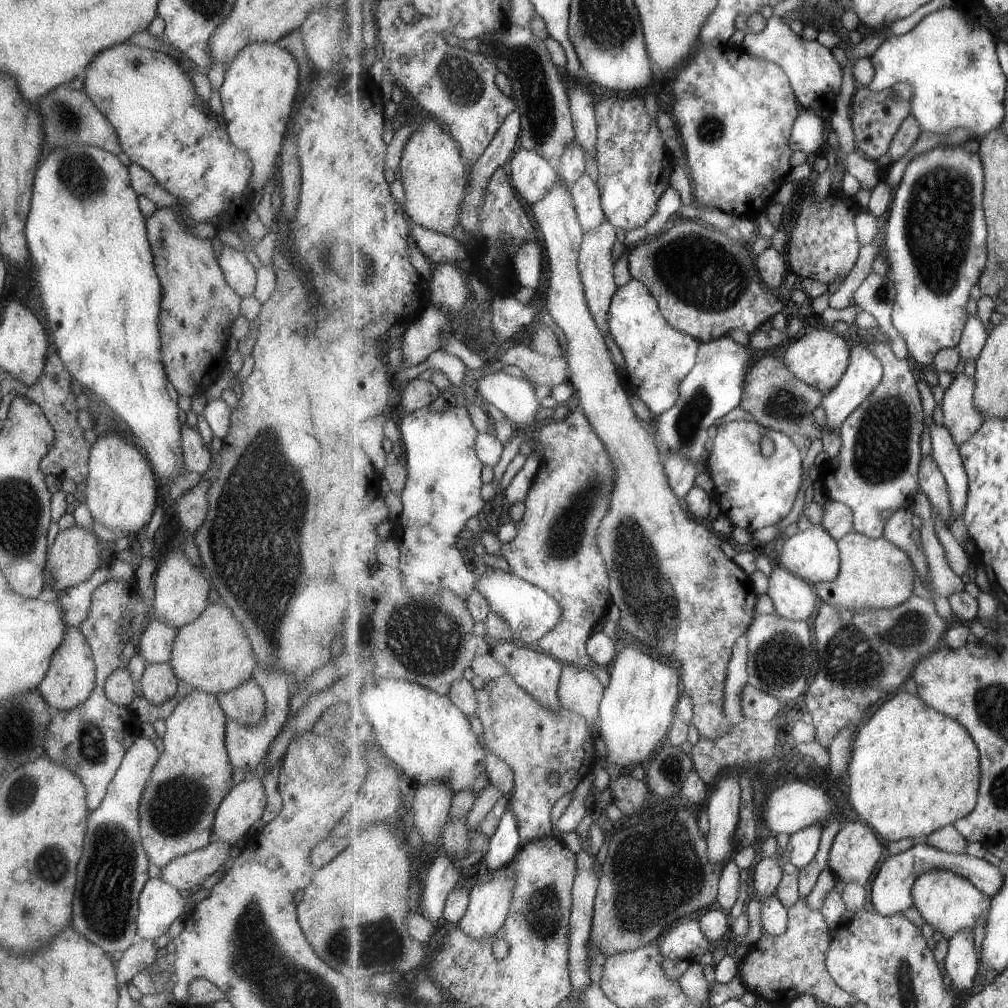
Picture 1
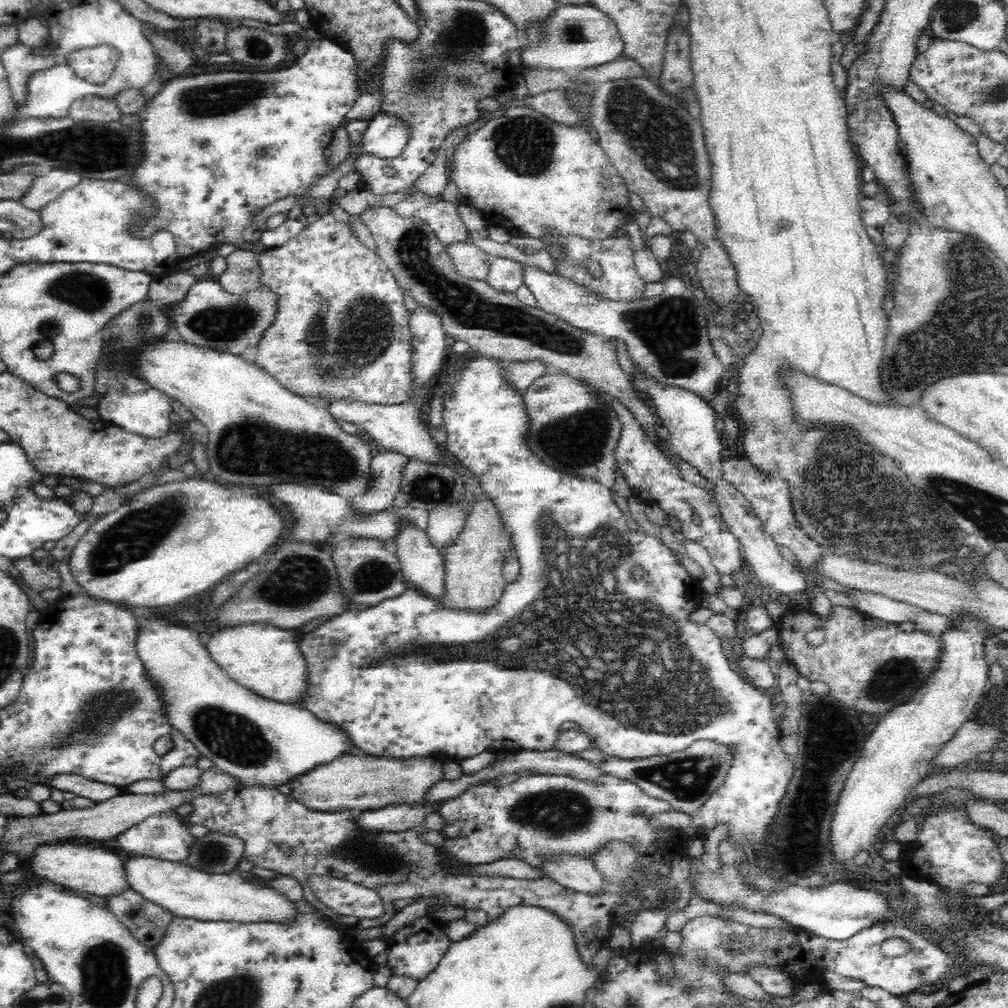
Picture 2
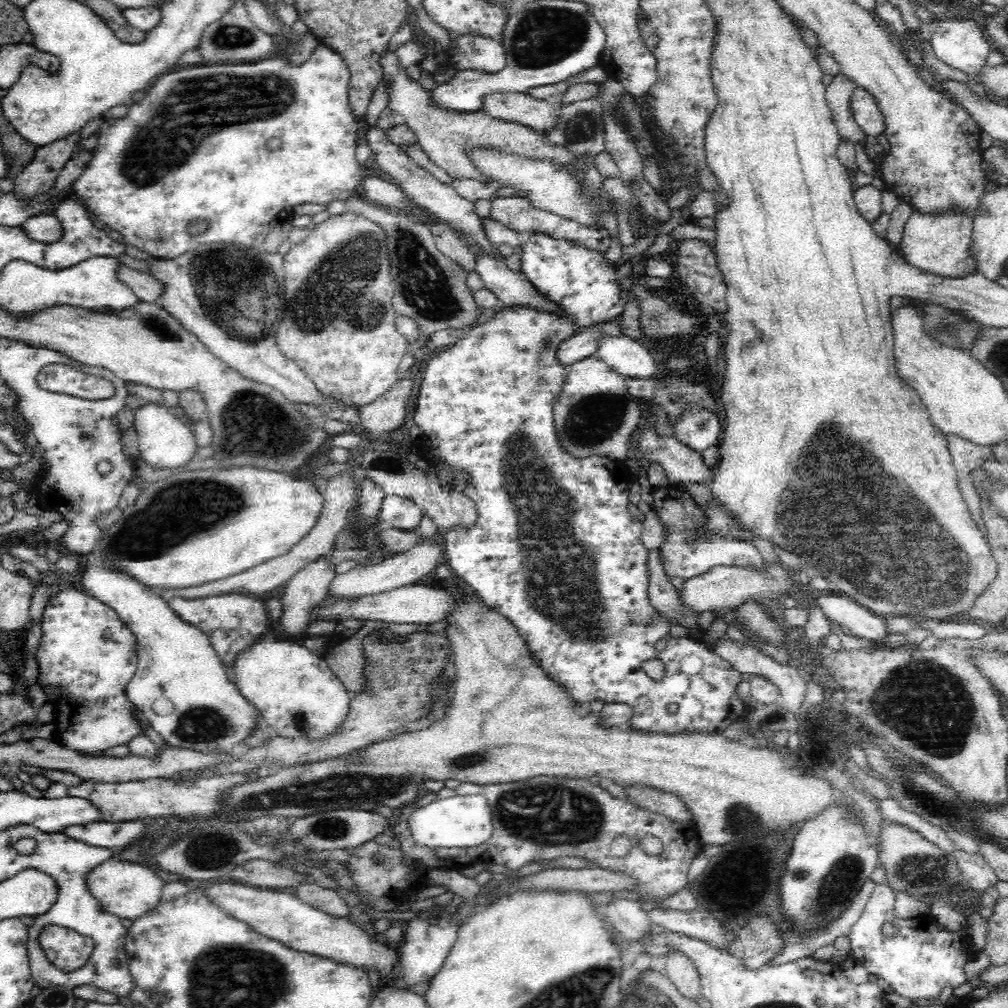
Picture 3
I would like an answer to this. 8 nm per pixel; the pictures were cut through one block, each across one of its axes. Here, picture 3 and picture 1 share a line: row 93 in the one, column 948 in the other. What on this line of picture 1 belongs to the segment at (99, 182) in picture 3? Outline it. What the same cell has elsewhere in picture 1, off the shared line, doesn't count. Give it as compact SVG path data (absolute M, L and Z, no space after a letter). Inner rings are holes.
M963 145L937 146L927 152L914 156L903 172L902 179L895 191L894 202L890 210L885 228L885 257L888 266L894 271L892 279L896 284L897 296L893 309L893 324L905 337L911 357L919 364L931 366L936 359L937 353L946 348L958 347L965 332L965 326L969 322L970 312L968 304L971 300L971 290L975 284L980 284L981 276L984 275L985 267L988 266L988 220L984 206L985 192L985 164L978 152L970 153L964 150Z

